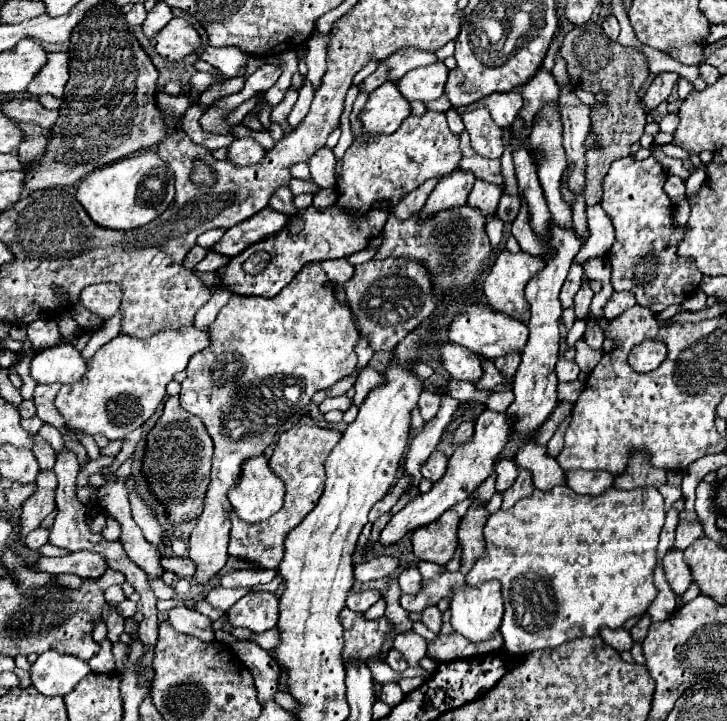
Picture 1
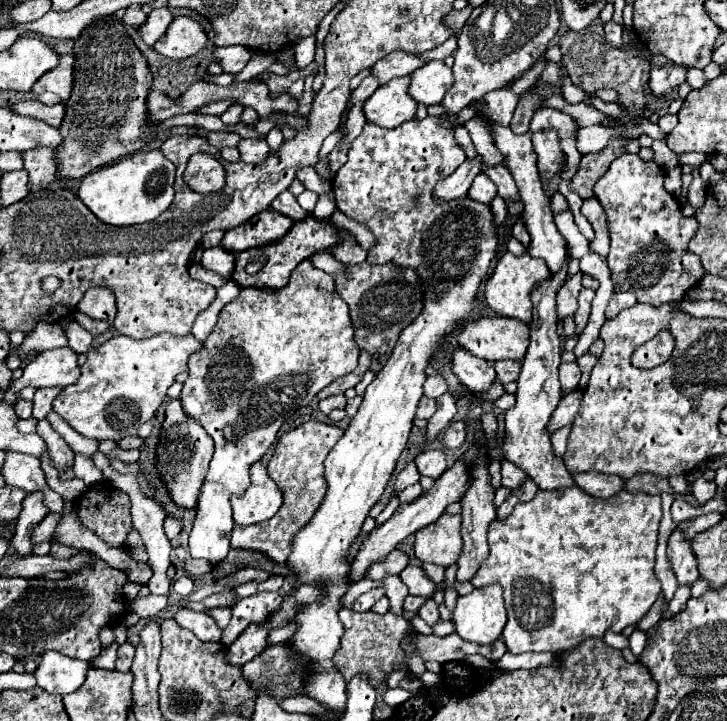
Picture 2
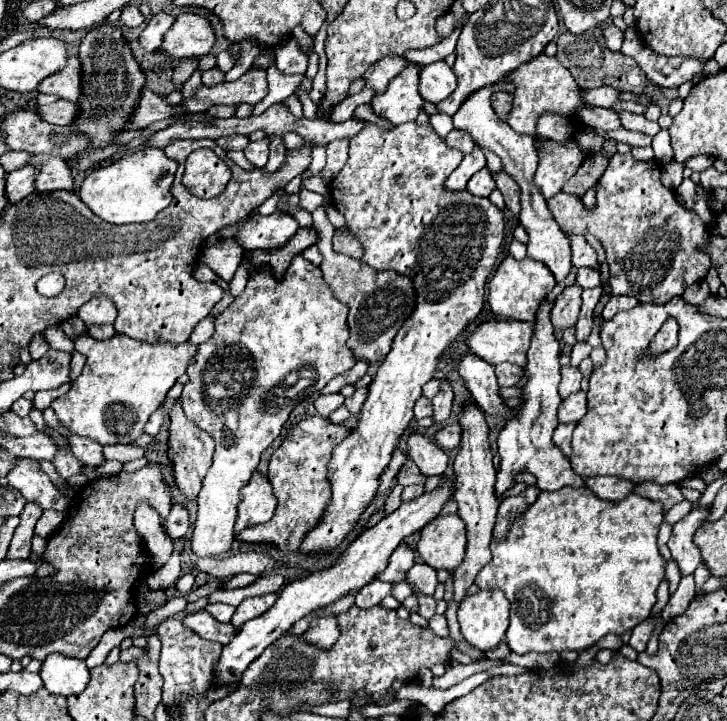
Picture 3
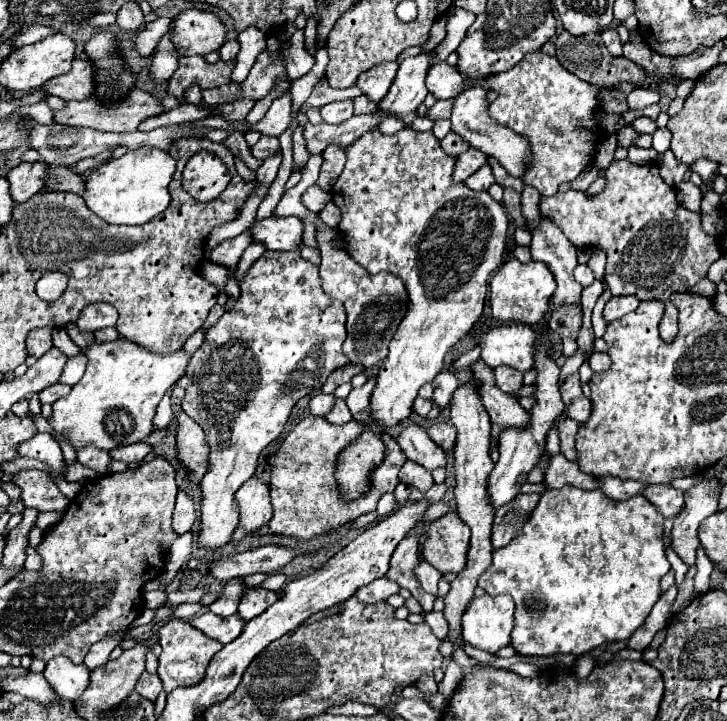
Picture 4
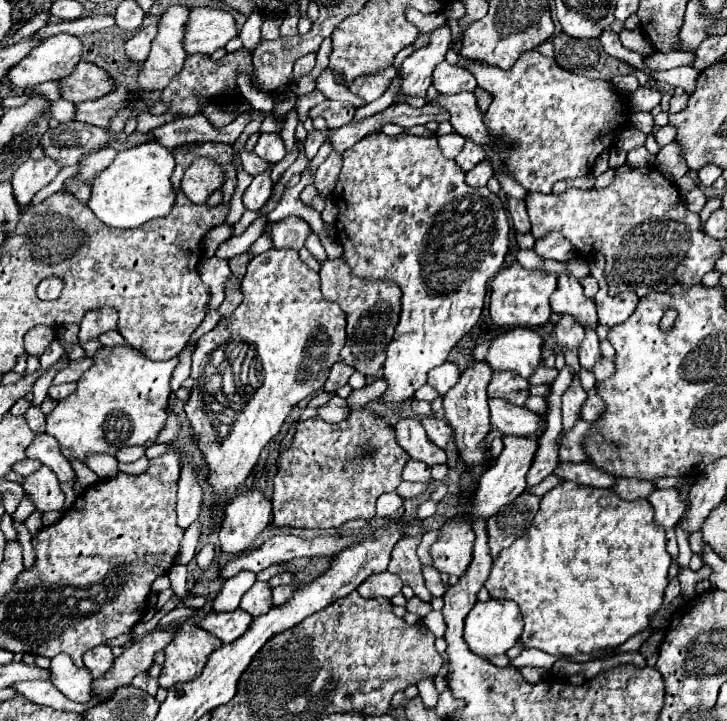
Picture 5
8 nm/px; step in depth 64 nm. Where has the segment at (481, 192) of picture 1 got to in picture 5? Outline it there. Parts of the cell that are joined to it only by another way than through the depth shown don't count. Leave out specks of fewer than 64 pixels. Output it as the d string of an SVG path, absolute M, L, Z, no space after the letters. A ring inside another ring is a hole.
M484 160L484 162L480 162L476 168L472 168L472 172L466 174L466 184L468 184L468 186L474 186L474 188L486 186L492 176L494 176L492 164L490 164L488 160Z

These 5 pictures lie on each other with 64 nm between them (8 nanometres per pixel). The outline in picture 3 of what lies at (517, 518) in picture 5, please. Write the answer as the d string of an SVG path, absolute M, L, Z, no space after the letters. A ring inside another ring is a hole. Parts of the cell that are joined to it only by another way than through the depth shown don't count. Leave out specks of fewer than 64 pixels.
M530 484L524 492L520 492L518 496L510 496L506 500L500 502L498 508L498 520L496 520L496 528L494 534L496 536L504 536L504 532L508 532L512 520L530 504L534 502L534 498L540 494L540 488L536 484Z

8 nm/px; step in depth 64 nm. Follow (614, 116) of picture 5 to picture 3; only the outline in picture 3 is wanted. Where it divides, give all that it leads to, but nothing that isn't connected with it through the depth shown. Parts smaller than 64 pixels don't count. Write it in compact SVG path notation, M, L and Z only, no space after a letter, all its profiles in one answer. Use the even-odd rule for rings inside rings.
M540 54L536 60L524 64L524 68L518 68L516 72L512 72L512 76L508 76L506 80L510 80L510 82L516 84L516 90L512 94L514 96L514 108L512 108L510 118L508 118L508 126L512 126L514 132L518 132L518 134L530 134L538 142L536 120L544 112L556 112L556 114L568 116L568 118L574 120L576 128L582 126L578 122L578 118L576 118L576 108L584 104L582 98L580 98L582 90L572 80L572 74L556 58ZM544 140L544 152L538 156L540 166L534 176L534 184L540 188L546 200L562 190L562 186L576 174L576 168L580 168L580 160L586 158L574 140L570 146L556 144L554 140Z

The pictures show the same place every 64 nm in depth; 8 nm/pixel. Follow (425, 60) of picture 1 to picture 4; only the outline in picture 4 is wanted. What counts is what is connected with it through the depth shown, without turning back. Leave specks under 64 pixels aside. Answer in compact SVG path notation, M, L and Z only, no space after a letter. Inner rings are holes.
M384 62L384 64L376 64L372 66L368 72L360 74L360 80L356 82L356 86L364 92L364 96L368 96L370 100L382 100L396 76L398 70L398 62Z

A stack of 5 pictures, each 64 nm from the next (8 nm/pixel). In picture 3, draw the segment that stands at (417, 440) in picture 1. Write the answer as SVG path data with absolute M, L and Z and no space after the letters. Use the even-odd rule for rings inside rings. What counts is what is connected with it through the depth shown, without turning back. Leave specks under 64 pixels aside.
M444 380L438 396L432 400L432 404L434 404L434 416L432 416L432 420L434 420L434 424L442 424L452 414L452 400L454 400L452 386L450 386L448 380Z

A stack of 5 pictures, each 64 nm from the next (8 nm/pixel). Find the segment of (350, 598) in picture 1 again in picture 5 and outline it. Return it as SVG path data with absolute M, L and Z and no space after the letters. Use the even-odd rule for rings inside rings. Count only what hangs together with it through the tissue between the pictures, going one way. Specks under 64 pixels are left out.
M382 572L376 576L370 576L368 582L358 586L358 594L362 598L392 598L402 590L400 578L390 572Z

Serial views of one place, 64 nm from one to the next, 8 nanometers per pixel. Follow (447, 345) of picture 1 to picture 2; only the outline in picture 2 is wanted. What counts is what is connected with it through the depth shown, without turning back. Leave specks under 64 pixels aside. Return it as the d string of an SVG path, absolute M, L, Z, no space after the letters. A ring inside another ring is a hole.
M456 348L452 352L452 372L472 392L482 392L490 388L490 384L494 384L496 380L494 368L488 362L472 356L464 348Z

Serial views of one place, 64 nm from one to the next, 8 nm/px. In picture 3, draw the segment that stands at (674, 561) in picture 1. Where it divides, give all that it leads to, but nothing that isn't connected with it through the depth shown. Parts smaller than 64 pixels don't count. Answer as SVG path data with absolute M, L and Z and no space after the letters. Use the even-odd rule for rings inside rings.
M678 484L678 488L682 488L684 498L688 502L692 502L692 512L686 518L682 518L680 522L674 524L672 538L668 540L668 548L672 552L672 558L678 562L680 574L688 576L688 574L694 574L694 570L700 564L700 550L692 544L692 536L702 526L702 522L708 516L710 508L708 506L700 506L700 508L696 506L696 502L700 500L700 492L690 490L682 484Z

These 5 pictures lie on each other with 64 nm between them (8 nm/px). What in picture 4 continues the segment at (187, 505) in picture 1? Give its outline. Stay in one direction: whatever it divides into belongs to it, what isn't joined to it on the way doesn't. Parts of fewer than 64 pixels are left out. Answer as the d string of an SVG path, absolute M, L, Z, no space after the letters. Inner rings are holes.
M180 412L176 428L176 456L186 468L188 480L194 484L200 484L202 476L208 472L208 448L210 446L204 430L184 412Z

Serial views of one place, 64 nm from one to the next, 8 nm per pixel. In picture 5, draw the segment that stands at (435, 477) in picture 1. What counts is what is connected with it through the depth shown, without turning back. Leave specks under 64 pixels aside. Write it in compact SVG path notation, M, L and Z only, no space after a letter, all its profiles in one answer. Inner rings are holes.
M402 418L396 424L396 442L406 450L406 454L414 460L420 460L428 466L446 464L446 452L442 448L436 448L426 436L424 426L420 420L414 418Z

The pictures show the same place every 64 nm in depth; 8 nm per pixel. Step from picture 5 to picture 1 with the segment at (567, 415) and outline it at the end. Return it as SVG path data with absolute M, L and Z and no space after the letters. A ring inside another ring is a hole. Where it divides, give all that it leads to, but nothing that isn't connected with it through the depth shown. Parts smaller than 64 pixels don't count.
M564 356L558 358L558 362L556 362L556 376L558 376L560 382L572 382L572 380L576 380L578 372L580 372L580 368L578 368L576 362L566 360Z

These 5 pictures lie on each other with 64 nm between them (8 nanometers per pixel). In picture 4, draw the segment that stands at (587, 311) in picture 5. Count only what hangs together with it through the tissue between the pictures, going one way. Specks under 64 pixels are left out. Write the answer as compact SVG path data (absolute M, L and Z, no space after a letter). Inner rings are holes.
M524 184L524 190L522 190L522 216L526 218L526 228L530 230L532 234L532 242L530 242L530 254L532 254L532 260L540 260L544 262L554 278L556 278L556 292L552 296L552 304L554 306L560 306L560 304L572 304L572 302L580 302L580 292L582 292L582 286L574 280L572 272L576 268L576 246L560 232L560 228L556 228L556 224L552 224L550 220L546 220L540 212L540 192L536 192L536 188L532 186L526 186Z

